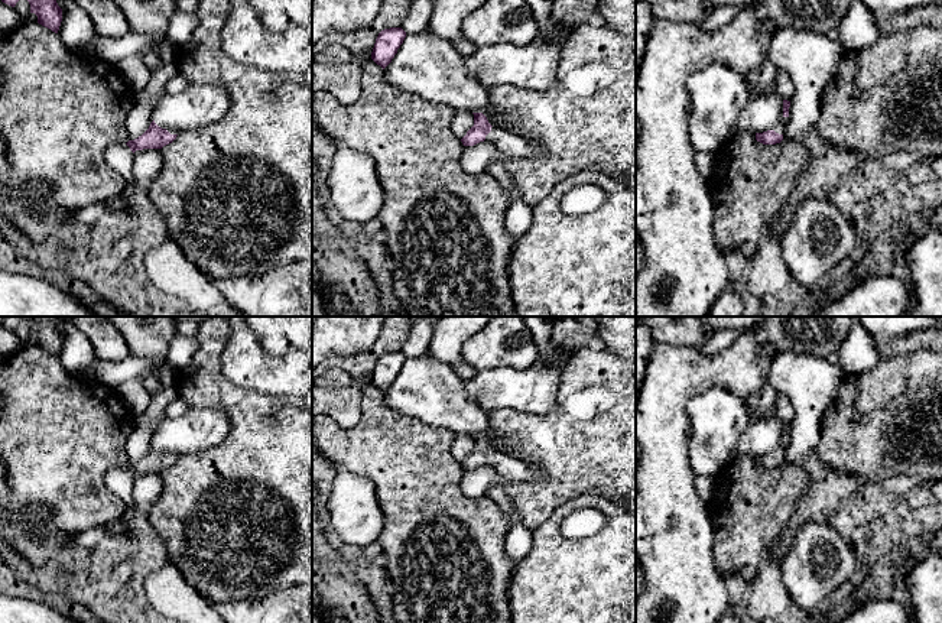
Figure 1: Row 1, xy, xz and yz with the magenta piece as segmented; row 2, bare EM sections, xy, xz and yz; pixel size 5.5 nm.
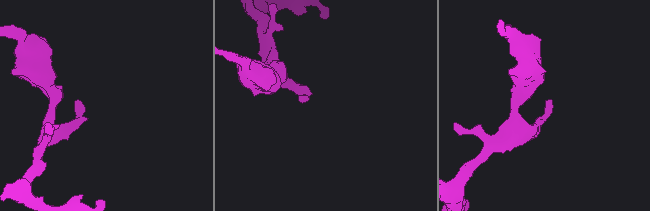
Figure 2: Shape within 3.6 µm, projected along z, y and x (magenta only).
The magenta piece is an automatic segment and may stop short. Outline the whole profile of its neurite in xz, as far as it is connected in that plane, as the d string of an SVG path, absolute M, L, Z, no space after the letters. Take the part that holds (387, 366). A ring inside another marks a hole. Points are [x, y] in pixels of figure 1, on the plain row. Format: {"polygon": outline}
{"polygon": "M402 351L381 354L376 363L371 383L384 393L397 377L405 361L406 356Z"}

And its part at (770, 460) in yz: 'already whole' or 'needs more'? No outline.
needs more

